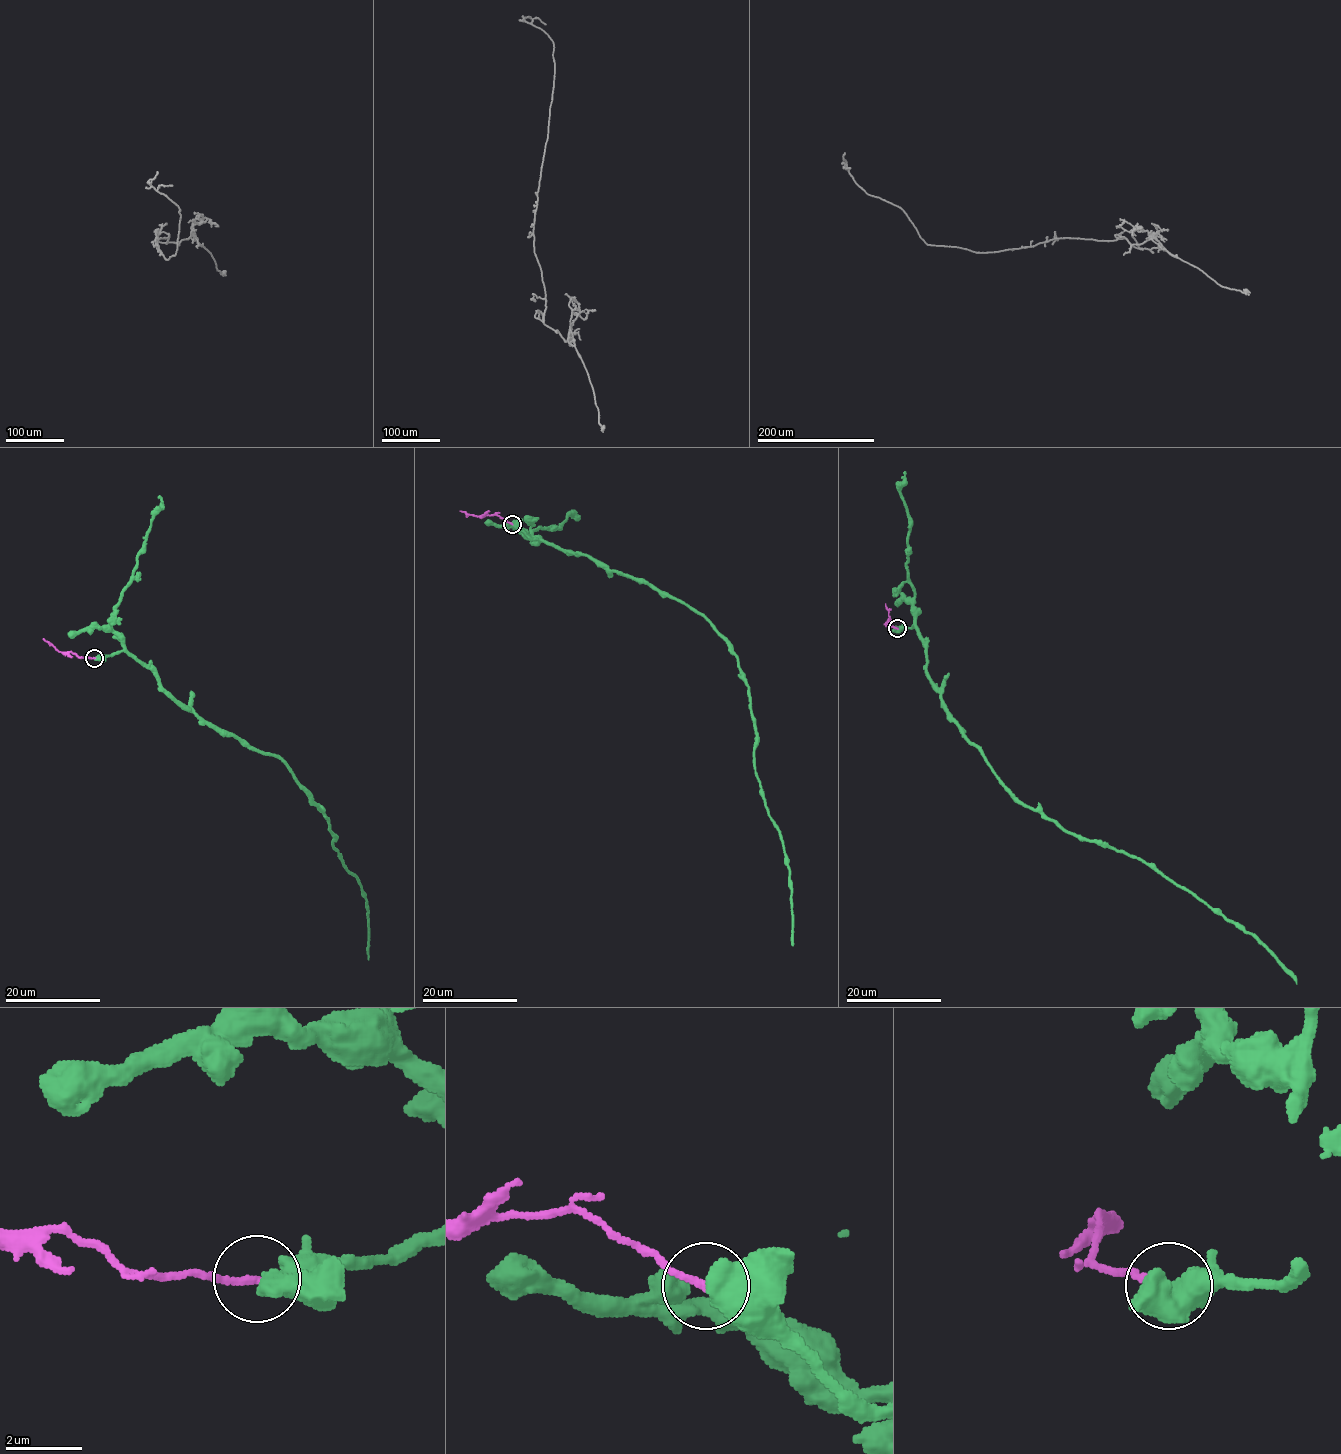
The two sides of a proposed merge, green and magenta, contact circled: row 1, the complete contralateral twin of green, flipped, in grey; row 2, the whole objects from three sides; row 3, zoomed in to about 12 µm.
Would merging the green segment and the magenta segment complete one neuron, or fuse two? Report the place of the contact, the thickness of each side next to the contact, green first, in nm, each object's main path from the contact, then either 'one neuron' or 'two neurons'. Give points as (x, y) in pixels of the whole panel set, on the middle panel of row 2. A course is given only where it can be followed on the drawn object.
at (512, 524); 700 nm thick on the green side, 180 nm on the other; green runs (512, 523), (533, 538), (588, 555), (696, 610), (736, 655), (755, 728), (754, 768), (789, 871), (792, 945); magenta runs (511, 523), (497, 515), (476, 516), (460, 511); two neurons

